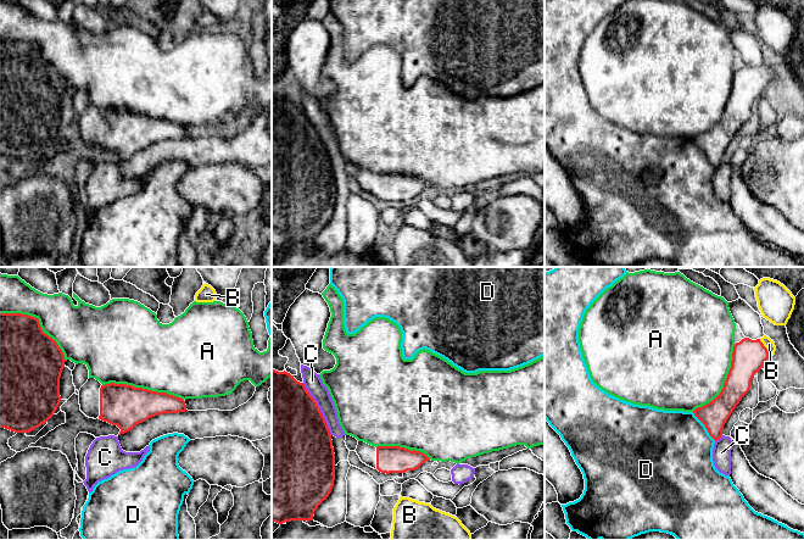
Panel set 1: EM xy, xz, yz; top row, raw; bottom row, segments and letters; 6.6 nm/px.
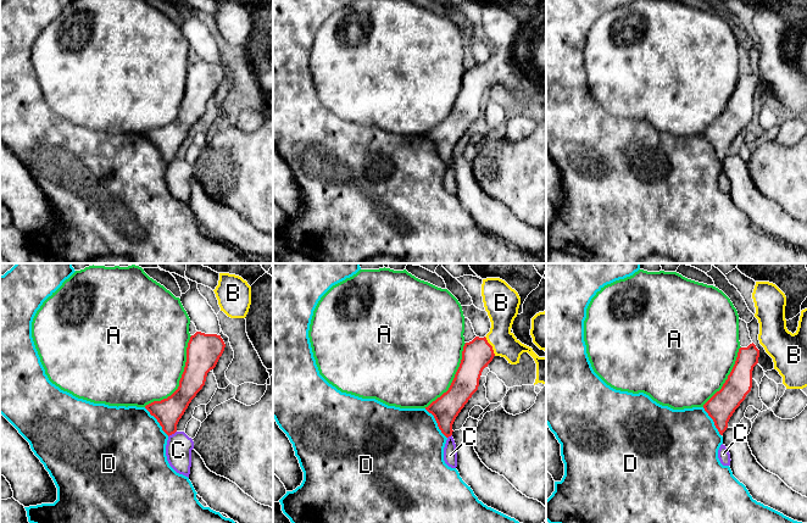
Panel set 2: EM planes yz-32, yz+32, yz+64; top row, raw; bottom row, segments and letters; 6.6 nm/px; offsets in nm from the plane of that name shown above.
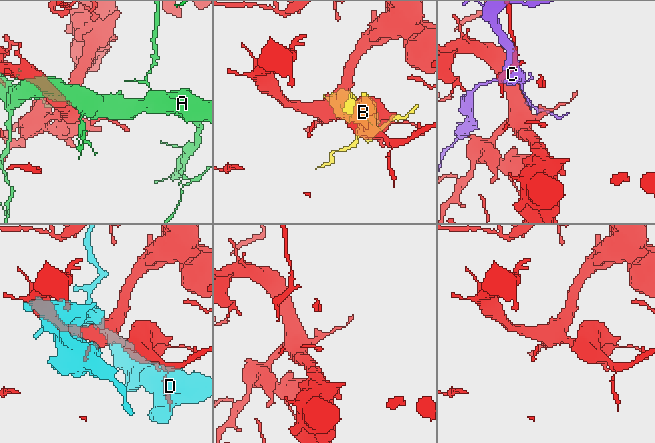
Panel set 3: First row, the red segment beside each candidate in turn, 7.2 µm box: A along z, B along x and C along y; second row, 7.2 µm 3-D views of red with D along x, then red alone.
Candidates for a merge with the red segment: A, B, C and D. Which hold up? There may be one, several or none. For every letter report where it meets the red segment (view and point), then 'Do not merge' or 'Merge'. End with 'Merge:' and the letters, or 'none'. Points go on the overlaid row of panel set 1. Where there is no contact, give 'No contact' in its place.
A: Touches red at xy (38, 322). Do not merge
B: Touches red at yz (765, 348). Merge
C: Touches red at xz (318, 408). Do not merge
D: Touches red at yz (705, 427). Do not merge
Merge: B

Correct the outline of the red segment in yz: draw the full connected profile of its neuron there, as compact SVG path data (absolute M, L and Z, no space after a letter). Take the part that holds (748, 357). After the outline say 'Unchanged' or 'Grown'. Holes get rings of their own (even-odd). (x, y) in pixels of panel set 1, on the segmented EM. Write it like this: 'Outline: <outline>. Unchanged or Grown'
Outline: M766 335L756 340L744 338L735 344L731 368L721 393L709 403L693 411L715 441L722 436L725 423L749 391L754 374L775 351L775 343Z. Grown

